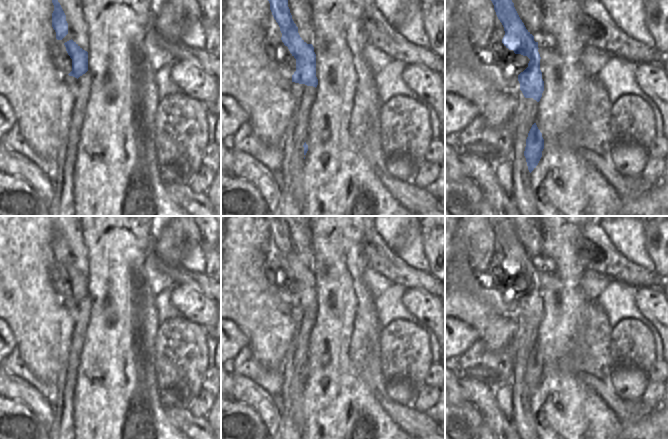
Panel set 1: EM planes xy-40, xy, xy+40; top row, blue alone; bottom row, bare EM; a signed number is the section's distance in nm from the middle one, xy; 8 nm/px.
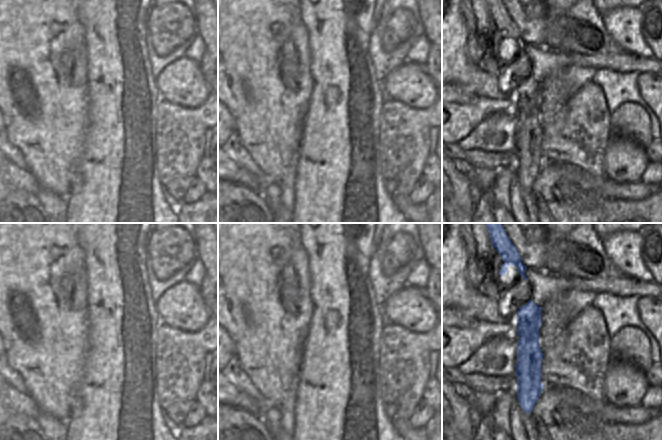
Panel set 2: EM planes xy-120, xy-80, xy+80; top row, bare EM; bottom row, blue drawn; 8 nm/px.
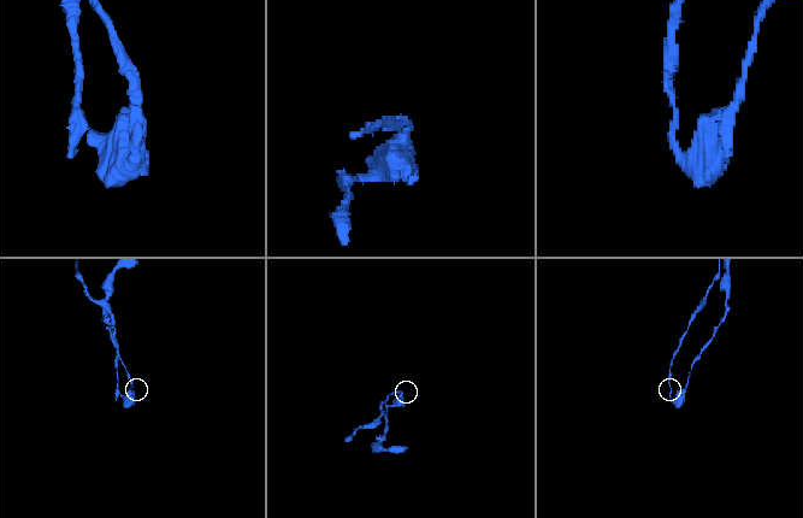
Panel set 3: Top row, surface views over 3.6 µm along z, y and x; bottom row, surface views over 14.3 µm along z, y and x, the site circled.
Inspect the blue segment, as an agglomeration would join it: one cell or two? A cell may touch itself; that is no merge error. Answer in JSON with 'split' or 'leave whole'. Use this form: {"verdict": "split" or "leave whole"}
{"verdict": "split"}

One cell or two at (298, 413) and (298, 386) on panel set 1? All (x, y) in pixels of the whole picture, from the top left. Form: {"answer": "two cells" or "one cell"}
{"answer": "one cell"}

